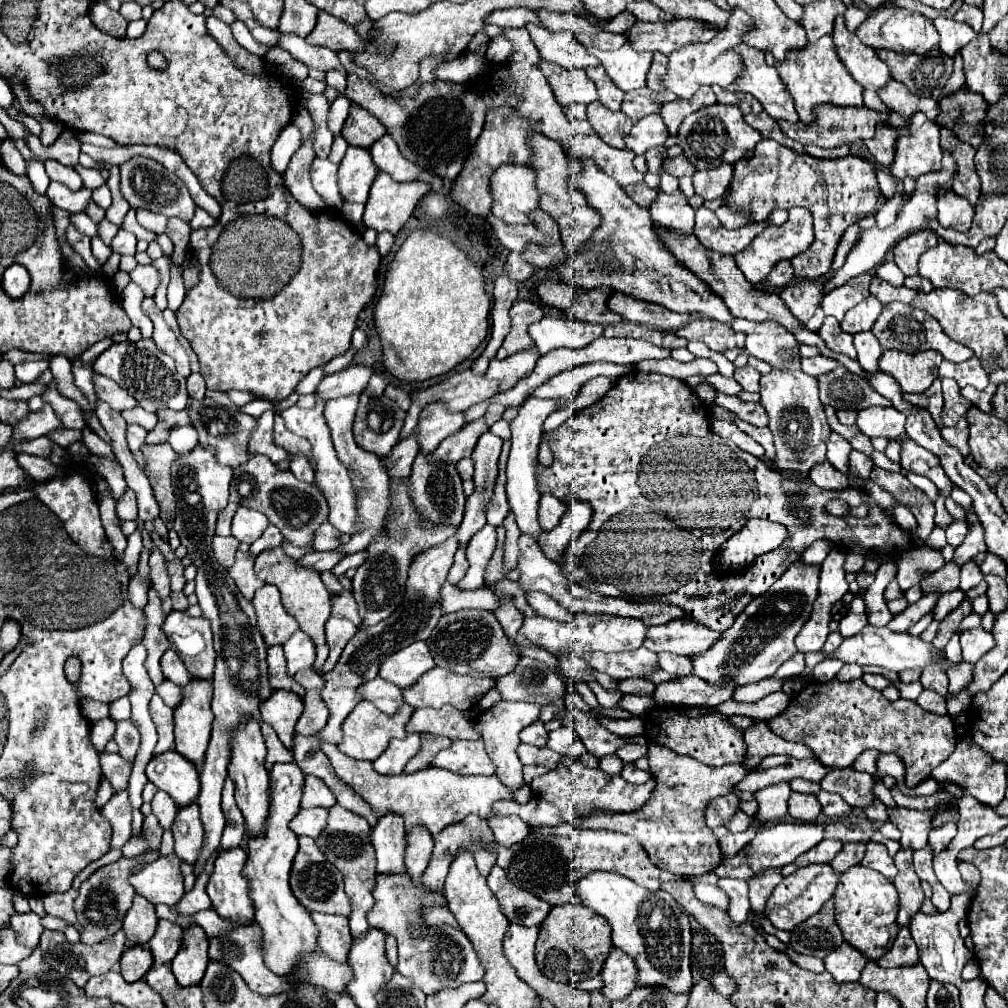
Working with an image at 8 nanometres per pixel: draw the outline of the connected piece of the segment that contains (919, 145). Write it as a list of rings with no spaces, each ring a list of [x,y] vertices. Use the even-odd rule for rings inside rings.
[[[917,112],[911,118],[911,134],[897,140],[895,162],[891,174],[899,180],[907,176],[921,176],[941,170],[941,148],[939,148],[939,124]]]

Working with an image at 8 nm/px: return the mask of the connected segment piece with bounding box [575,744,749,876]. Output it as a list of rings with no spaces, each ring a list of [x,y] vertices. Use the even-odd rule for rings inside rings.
[[[649,744],[649,772],[655,776],[657,788],[651,800],[635,812],[629,814],[609,814],[605,810],[593,810],[585,818],[577,818],[577,828],[607,828],[613,832],[623,832],[635,836],[647,850],[651,862],[663,870],[677,876],[693,876],[715,870],[723,856],[719,842],[715,840],[711,828],[705,824],[705,808],[711,800],[729,794],[735,782],[741,782],[749,774],[743,762],[731,762],[725,766],[705,766],[693,758],[683,758],[665,750],[663,746]]]

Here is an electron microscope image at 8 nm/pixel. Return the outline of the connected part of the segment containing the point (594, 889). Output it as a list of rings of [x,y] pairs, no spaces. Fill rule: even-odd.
[[[593,872],[577,882],[581,904],[597,910],[613,930],[613,946],[625,950],[639,966],[639,986],[665,986],[673,992],[689,992],[693,986],[689,954],[691,926],[689,916],[663,890],[651,892],[613,872]],[[661,908],[659,926],[653,926],[651,912]]]

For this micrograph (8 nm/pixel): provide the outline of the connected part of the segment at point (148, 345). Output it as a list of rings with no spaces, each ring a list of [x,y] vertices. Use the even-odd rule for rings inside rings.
[[[139,340],[135,344],[131,342],[119,342],[113,344],[109,350],[105,350],[95,362],[93,362],[93,372],[109,376],[115,380],[123,390],[127,390],[141,408],[149,412],[157,412],[161,408],[171,408],[171,410],[185,410],[189,394],[185,388],[185,378],[177,374],[173,358],[157,350],[153,340]]]

